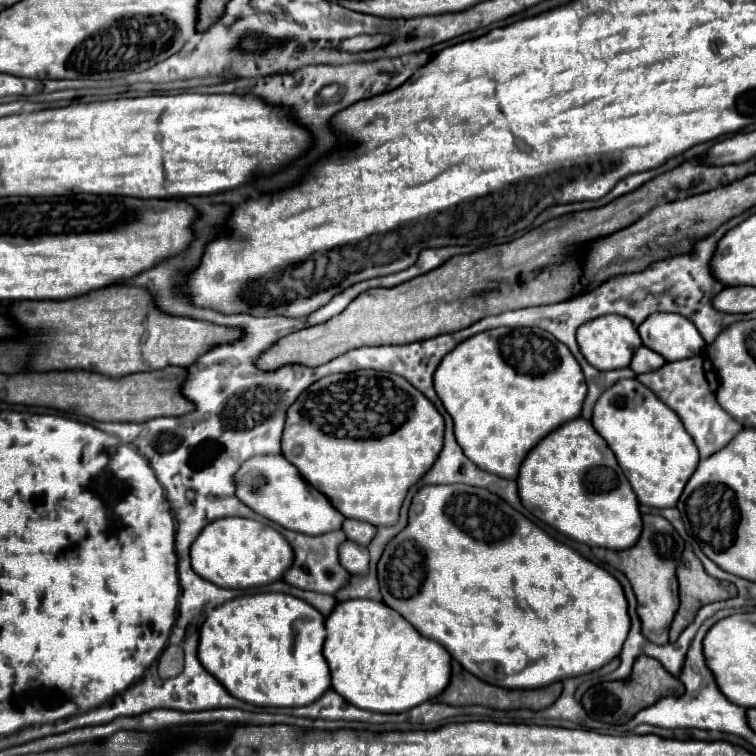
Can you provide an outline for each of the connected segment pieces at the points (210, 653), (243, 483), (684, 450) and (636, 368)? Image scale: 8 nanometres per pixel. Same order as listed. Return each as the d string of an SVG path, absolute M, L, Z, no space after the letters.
M285 593L239 595L215 607L201 625L199 663L237 699L259 707L303 707L317 701L329 687L331 675L321 653L325 641L325 617L303 599Z
M255 455L241 463L235 473L235 495L255 513L267 517L269 521L293 529L305 535L323 535L327 531L341 529L343 515L331 507L327 497L323 497L315 487L311 487L295 465L291 465L283 455Z
M619 379L597 399L591 423L615 453L639 503L657 509L675 507L699 463L697 447L675 411L637 379Z
M641 345L639 351L633 353L633 359L631 359L631 365L629 367L631 367L631 371L635 375L641 375L645 371L659 369L663 363L665 363L665 359L659 353L655 353L655 351L651 351L651 349L647 349L647 347Z

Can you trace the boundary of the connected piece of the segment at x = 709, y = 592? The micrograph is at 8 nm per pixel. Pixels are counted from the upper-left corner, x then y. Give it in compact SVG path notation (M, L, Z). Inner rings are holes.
M691 547L683 551L683 557L677 565L677 581L679 581L679 599L681 605L677 609L677 615L671 623L669 641L675 643L683 627L687 627L693 619L699 607L713 603L713 601L725 601L737 595L737 589L729 581L719 581L703 569L701 561L693 553Z

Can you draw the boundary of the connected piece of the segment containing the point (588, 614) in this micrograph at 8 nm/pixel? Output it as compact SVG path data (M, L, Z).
M465 483L421 487L413 495L407 527L387 543L383 555L377 563L377 577L379 577L381 595L383 595L385 605L399 611L399 615L403 615L423 637L429 637L429 639L435 639L437 643L441 643L447 649L447 653L463 665L463 669L467 669L475 677L483 679L485 683L491 683L497 687L535 689L535 687L551 685L555 681L591 673L591 671L607 665L609 661L613 661L623 647L621 643L627 639L629 615L627 615L627 601L625 601L619 581L613 575L609 575L605 569L597 567L595 563L591 563L589 559L579 555L569 545L553 539L539 525L535 525L525 515L521 515L519 511L509 507L499 495L495 495L483 487L471 487Z

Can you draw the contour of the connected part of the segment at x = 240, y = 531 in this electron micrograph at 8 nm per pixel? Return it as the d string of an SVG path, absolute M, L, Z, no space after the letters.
M223 517L199 533L191 545L193 571L225 589L251 589L263 587L283 579L283 573L291 567L291 545L273 527L255 519Z

